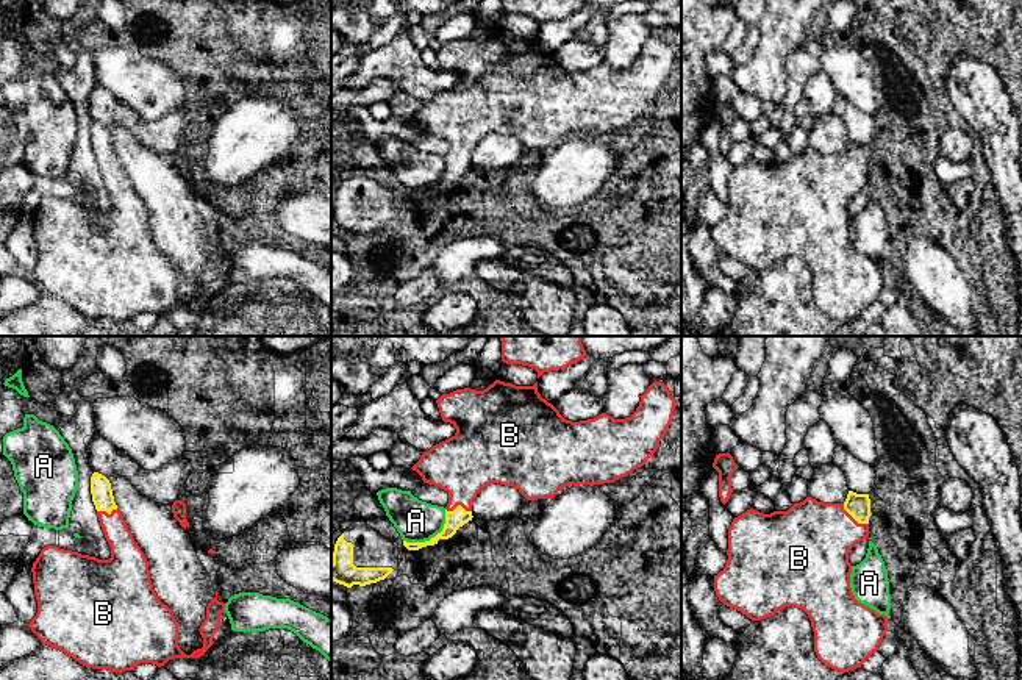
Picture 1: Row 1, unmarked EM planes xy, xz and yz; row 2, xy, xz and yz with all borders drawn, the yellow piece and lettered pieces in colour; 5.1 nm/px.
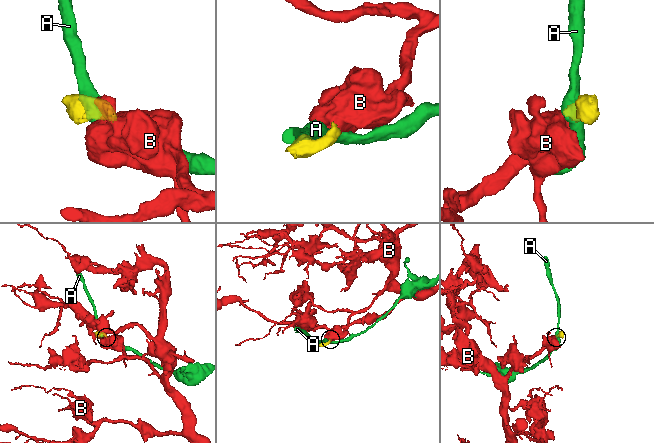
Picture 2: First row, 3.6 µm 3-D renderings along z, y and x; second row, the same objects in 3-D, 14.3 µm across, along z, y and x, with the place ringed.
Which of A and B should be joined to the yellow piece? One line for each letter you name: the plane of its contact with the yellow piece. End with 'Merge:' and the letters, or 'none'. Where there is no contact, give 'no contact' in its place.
B: yz
Merge: B

